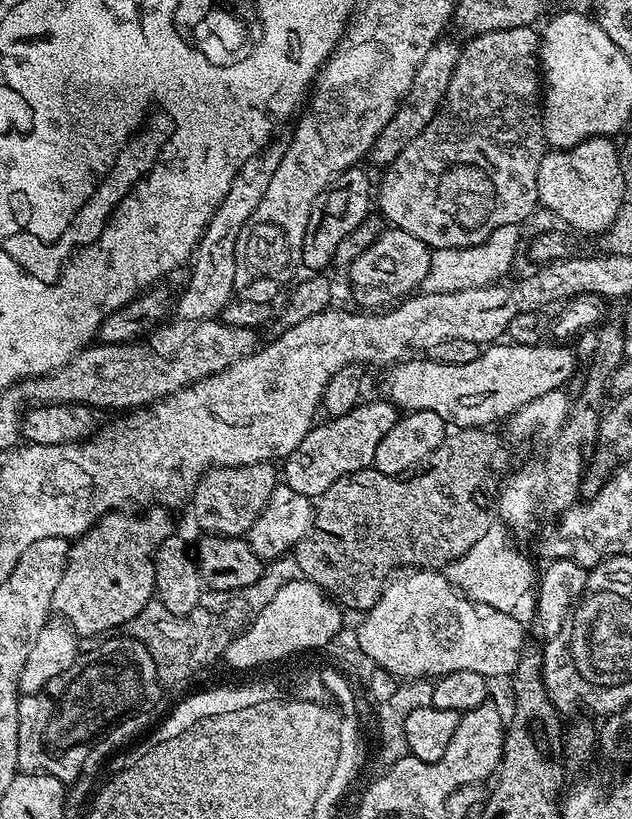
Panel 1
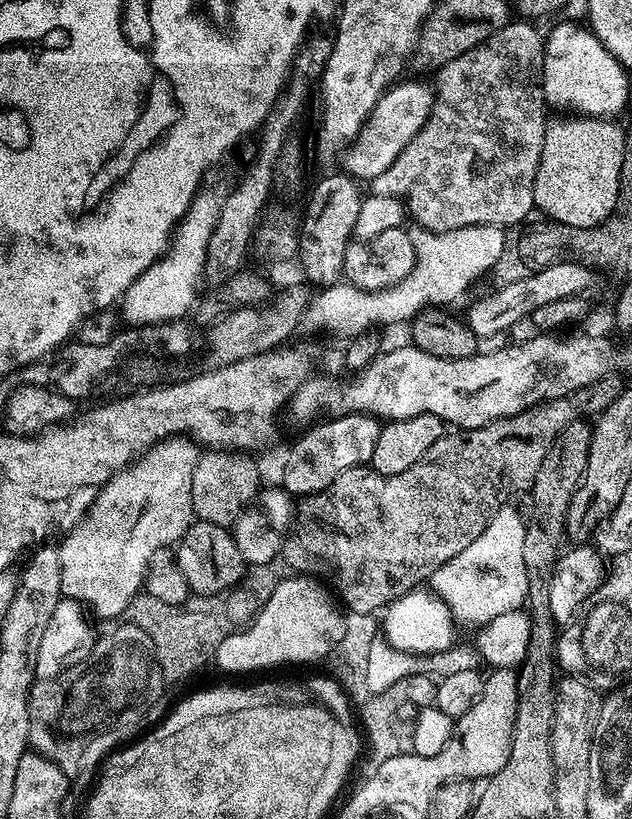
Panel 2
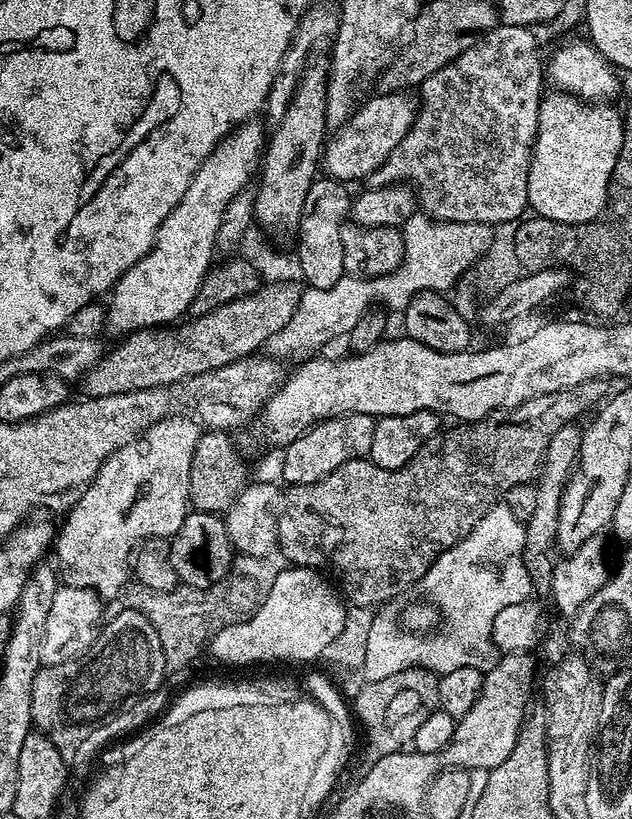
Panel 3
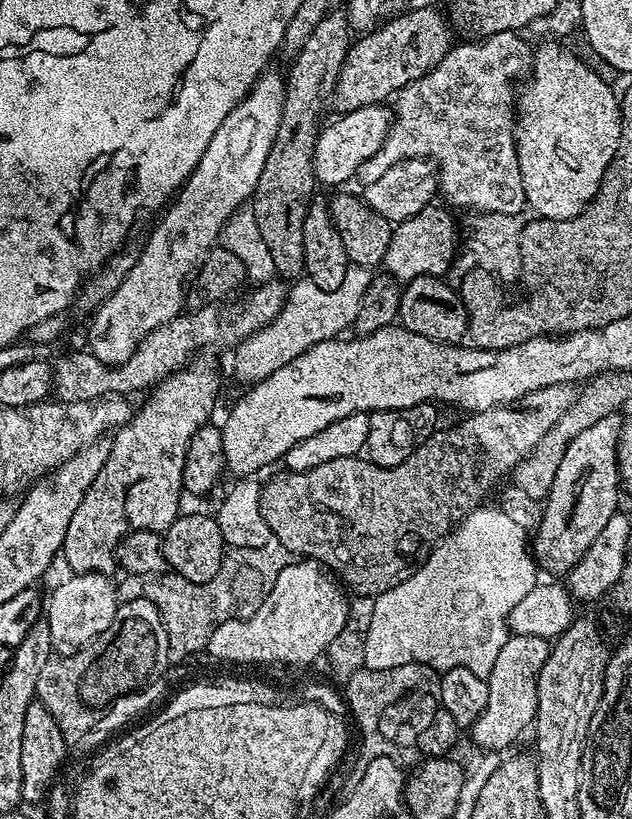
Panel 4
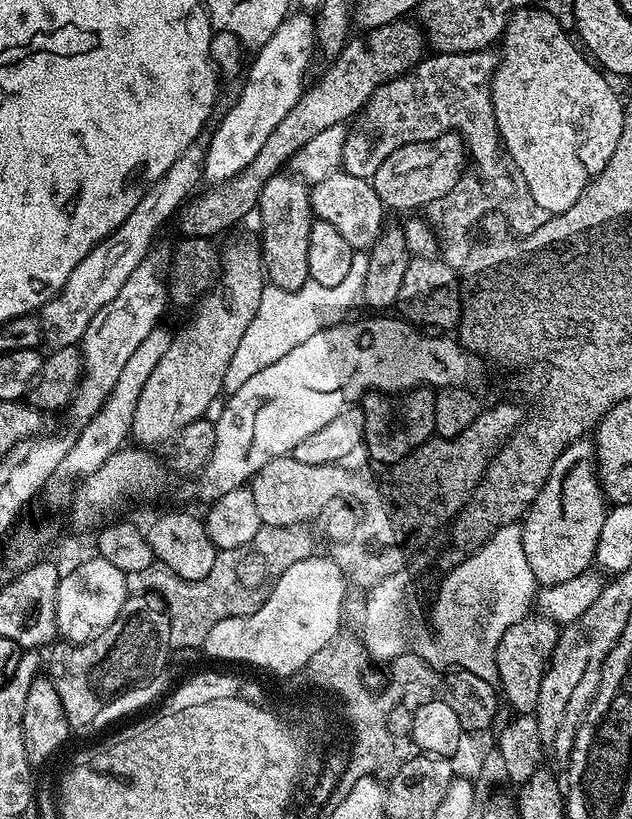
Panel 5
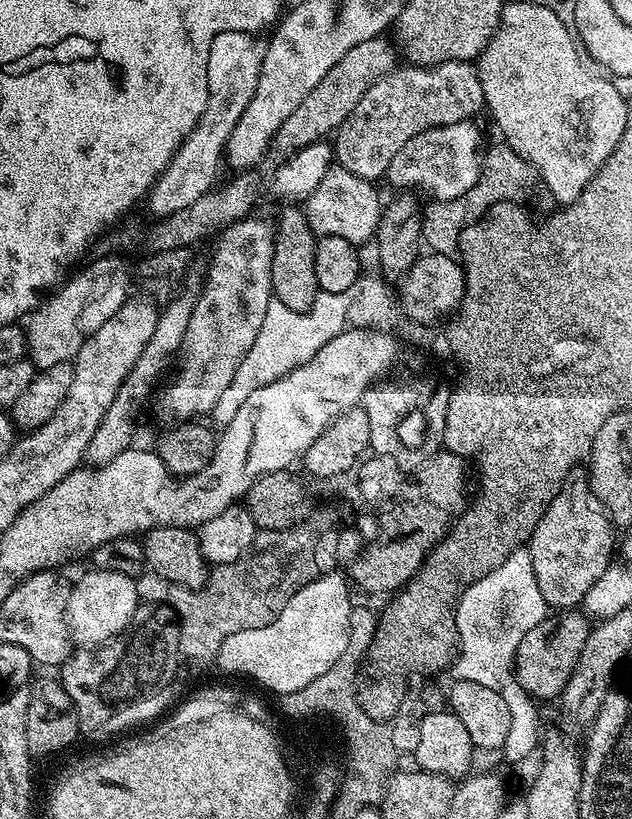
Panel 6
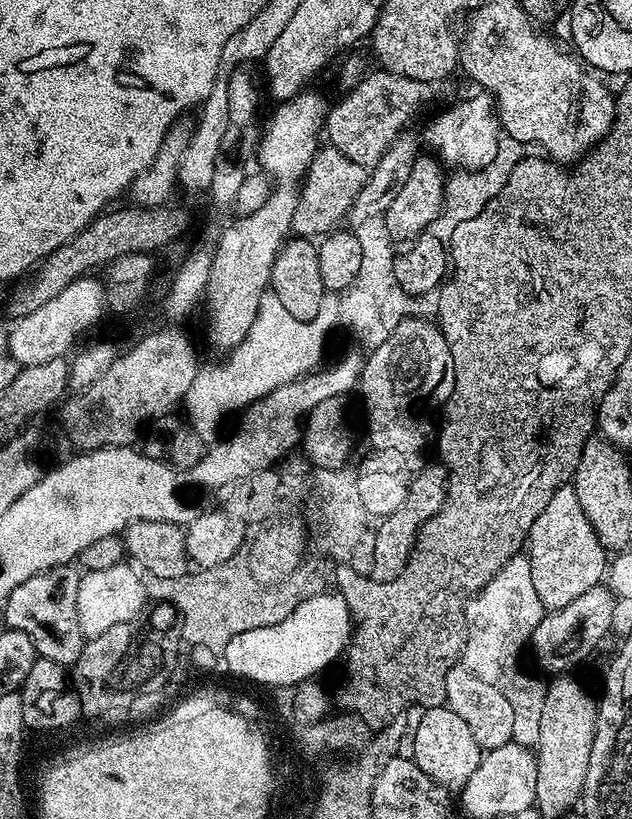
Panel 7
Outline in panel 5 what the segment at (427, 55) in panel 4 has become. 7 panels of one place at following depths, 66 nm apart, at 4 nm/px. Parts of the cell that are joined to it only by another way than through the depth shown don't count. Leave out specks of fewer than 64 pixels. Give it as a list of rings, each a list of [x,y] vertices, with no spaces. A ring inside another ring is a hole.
[[[401,18],[386,26],[369,28],[364,36],[353,35],[344,49],[331,61],[332,64],[320,76],[316,85],[309,87],[300,101],[282,118],[278,130],[266,138],[258,158],[250,162],[247,171],[237,176],[233,181],[227,181],[209,189],[187,205],[183,211],[182,228],[185,237],[217,238],[227,228],[240,224],[248,215],[257,211],[260,202],[262,186],[271,176],[285,167],[284,163],[291,161],[310,138],[322,134],[322,130],[339,124],[347,125],[351,116],[359,117],[369,98],[384,84],[389,84],[394,78],[411,72],[426,56],[426,36],[419,23],[411,19]],[[200,196],[200,197],[199,197]],[[197,199],[197,200],[196,200]],[[196,200],[196,201],[195,201]]]

